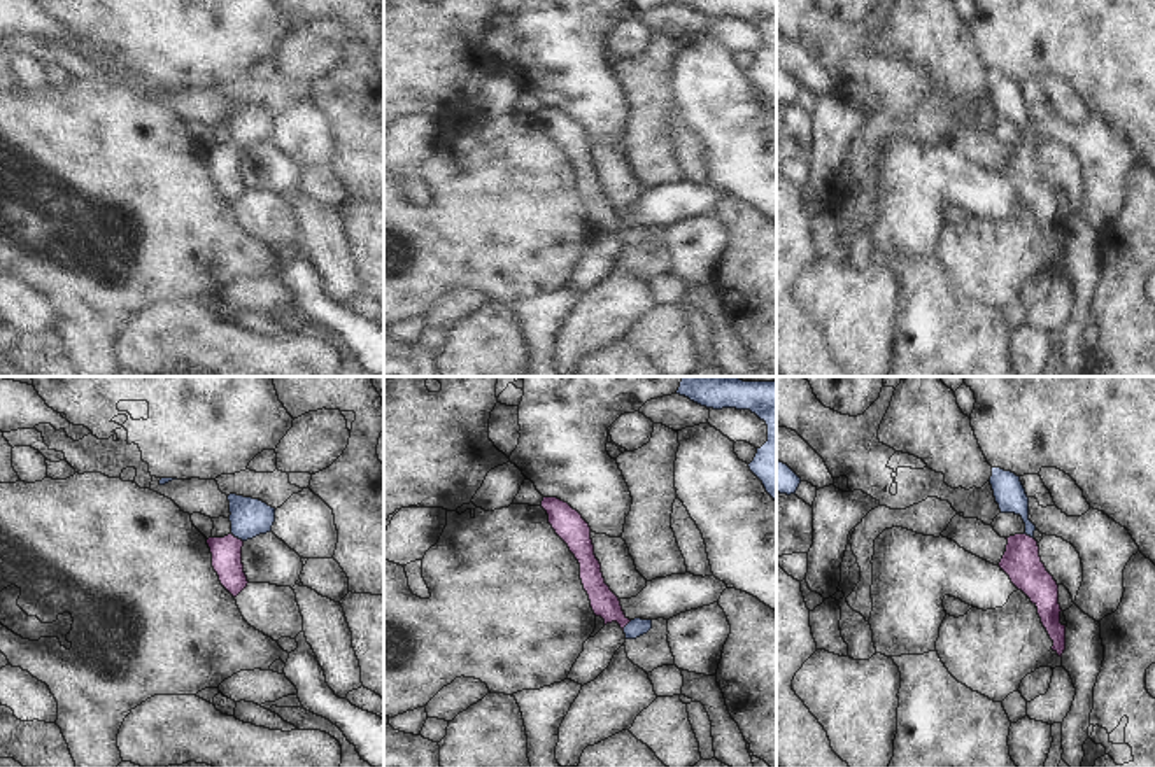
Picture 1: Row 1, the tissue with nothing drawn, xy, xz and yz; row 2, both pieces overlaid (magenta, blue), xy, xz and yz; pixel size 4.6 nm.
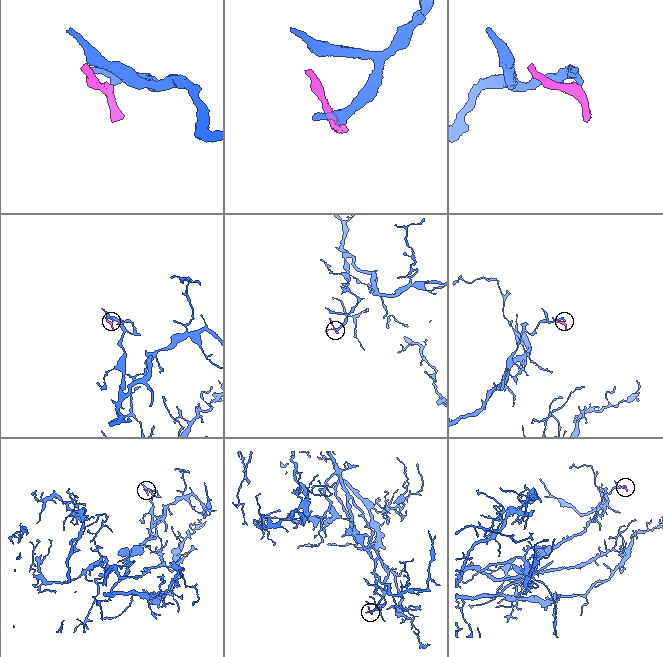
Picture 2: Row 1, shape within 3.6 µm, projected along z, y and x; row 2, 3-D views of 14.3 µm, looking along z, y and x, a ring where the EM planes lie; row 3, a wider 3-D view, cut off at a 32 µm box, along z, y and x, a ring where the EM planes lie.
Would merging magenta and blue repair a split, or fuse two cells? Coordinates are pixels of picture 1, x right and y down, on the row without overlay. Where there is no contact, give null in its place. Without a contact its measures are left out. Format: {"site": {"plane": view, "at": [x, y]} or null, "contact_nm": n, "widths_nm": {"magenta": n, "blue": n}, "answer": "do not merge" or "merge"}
{"site": {"plane": "xy", "at": [237, 146]}, "contact_nm": 70, "widths_nm": {"magenta": 140, "blue": 180}, "answer": "merge"}

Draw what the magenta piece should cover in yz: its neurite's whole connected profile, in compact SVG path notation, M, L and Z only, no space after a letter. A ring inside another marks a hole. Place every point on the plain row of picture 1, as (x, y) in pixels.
M992 75L988 89L1001 121L1020 123L1025 131L1024 142L1006 145L1008 152L999 175L1038 215L1041 231L1053 249L1052 257L1062 264L1066 257L1066 233L1060 231L1059 193L1041 170L1039 154L1034 147L1036 133L1029 128L1025 96L1020 84L1001 75Z

